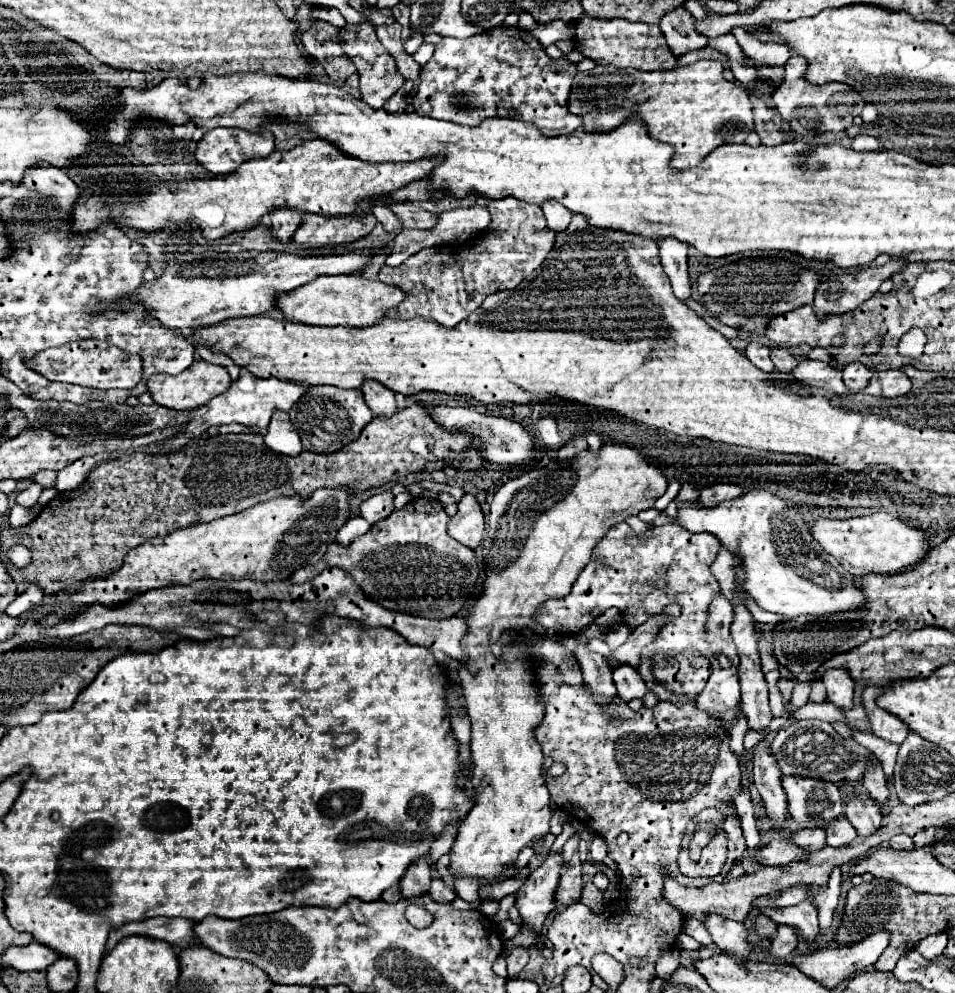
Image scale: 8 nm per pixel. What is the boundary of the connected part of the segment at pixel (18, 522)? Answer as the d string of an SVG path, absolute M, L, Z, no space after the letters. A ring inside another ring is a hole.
M13 506L13 508L11 508L11 526L13 526L13 528L23 526L23 524L29 524L29 522L31 522L31 518L29 518L29 514L25 512L25 508L21 508L21 506Z

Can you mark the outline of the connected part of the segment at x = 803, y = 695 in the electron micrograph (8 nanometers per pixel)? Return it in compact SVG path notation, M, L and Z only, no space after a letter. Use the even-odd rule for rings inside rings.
M809 681L799 682L793 690L791 699L792 706L785 707L784 708L785 713L791 714L797 709L807 704L809 701L810 692L811 692L811 682Z

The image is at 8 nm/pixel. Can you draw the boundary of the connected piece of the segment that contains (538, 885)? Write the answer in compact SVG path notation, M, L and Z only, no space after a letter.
M561 854L549 856L517 892L515 906L527 926L543 928L547 914L555 908L555 888L561 876Z

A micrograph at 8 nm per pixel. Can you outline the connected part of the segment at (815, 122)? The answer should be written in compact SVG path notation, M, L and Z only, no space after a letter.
M791 56L785 64L785 80L783 84L775 90L773 94L773 104L779 110L779 114L791 124L791 128L797 134L809 134L809 132L839 132L845 130L847 126L853 124L853 112L849 114L849 108L843 108L843 116L839 116L841 108L837 106L821 106L819 104L819 86L809 84L807 80L803 80L807 68L807 60L803 60L801 56Z

